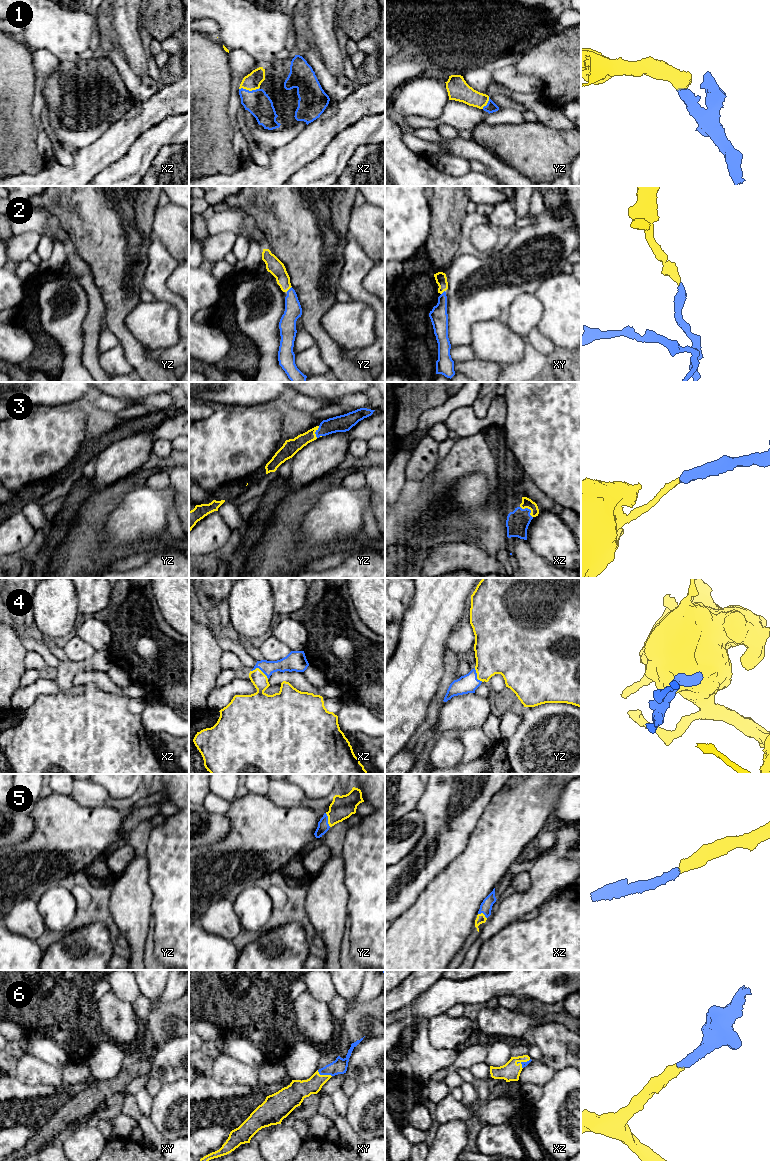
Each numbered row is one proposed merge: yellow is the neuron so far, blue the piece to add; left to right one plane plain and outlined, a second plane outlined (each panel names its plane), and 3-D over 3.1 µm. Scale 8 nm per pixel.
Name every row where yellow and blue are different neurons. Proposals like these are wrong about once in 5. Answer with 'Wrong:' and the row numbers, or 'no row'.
Wrong: no row

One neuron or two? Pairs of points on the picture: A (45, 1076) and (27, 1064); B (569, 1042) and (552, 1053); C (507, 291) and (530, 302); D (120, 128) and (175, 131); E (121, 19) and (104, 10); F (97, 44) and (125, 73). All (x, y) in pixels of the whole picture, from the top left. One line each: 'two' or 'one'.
A: one
B: one
C: two
D: two
E: two
F: one

